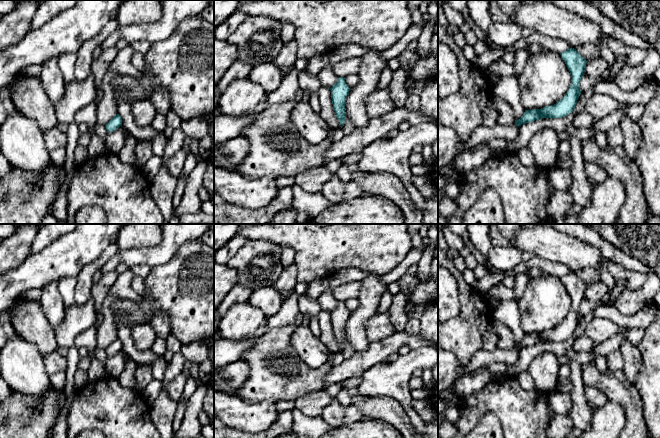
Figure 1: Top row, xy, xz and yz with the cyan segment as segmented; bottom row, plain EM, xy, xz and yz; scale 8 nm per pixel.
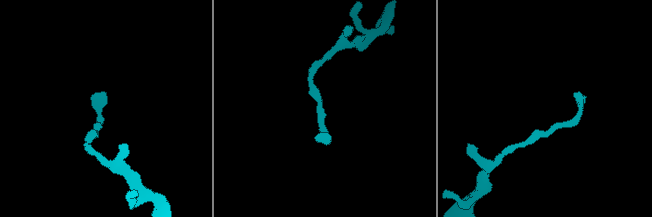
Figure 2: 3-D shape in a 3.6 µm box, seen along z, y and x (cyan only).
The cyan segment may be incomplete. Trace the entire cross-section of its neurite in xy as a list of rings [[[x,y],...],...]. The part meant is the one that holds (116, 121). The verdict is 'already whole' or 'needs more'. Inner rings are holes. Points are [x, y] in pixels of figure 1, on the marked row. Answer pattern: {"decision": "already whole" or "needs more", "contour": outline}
{"decision": "already whole", "contour": [[[119,114],[114,116],[106,125],[107,132],[113,132],[114,130],[118,129],[122,126],[122,118]]]}

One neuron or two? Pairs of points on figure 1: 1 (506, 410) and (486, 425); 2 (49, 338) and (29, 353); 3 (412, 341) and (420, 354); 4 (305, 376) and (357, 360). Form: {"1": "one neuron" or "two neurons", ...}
{"1": "two neurons", "2": "two neurons", "3": "two neurons", "4": "two neurons"}

